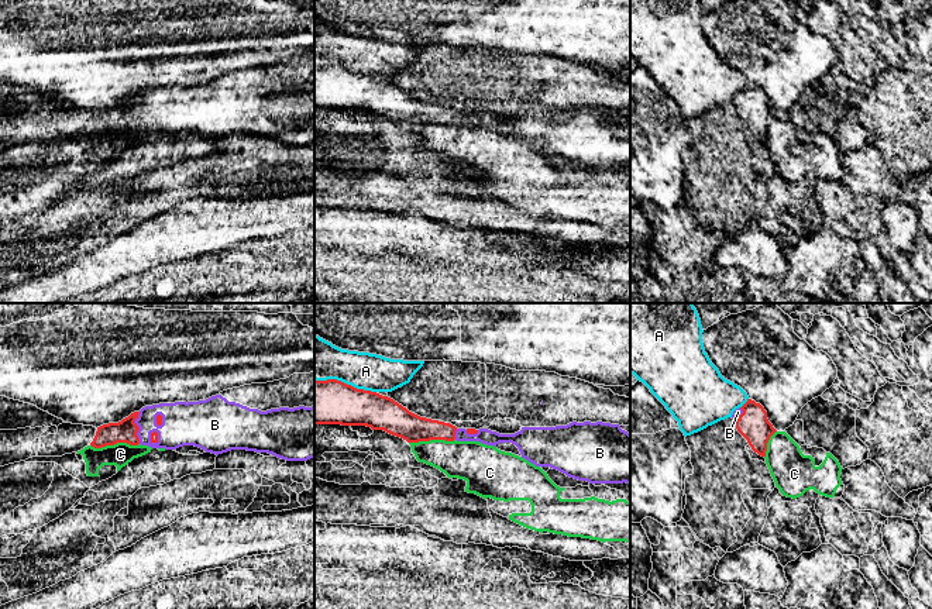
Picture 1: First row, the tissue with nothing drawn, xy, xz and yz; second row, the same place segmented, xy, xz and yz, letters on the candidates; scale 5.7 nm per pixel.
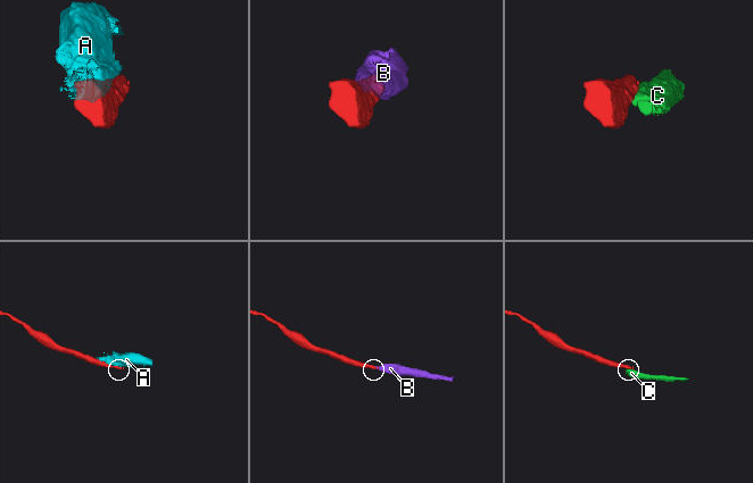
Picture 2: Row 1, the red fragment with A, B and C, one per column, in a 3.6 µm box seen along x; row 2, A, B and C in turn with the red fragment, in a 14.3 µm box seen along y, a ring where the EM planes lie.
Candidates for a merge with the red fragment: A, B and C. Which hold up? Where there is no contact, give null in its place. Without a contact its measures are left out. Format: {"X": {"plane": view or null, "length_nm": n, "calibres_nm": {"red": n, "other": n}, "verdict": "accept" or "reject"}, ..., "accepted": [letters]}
{"A": {"plane": "xz", "length_nm": 360, "calibres_nm": {"red": 260, "other": 240}, "verdict": "reject"}, "B": {"plane": "xy", "length_nm": 180, "calibres_nm": {"red": 130, "other": 240}, "verdict": "accept"}, "C": {"plane": "xy", "length_nm": 280, "calibres_nm": {"red": 130, "other": 140}, "verdict": "reject"}, "accepted": ["B"]}

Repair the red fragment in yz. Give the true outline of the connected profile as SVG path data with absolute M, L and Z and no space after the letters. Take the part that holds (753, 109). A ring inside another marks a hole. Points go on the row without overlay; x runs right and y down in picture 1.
M752 83L732 99L737 116L747 124L754 137L766 141L767 127L777 116L767 103L767 96Z

